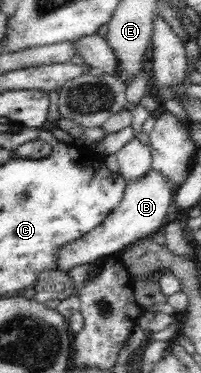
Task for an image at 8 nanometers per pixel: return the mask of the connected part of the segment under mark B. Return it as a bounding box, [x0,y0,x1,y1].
[54,169,177,273]

